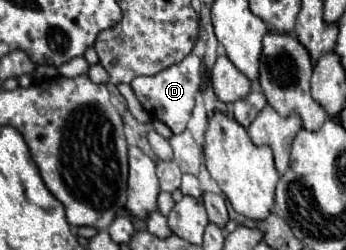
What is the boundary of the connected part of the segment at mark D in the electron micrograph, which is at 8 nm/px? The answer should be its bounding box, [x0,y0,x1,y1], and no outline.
[131,53,201,133]

